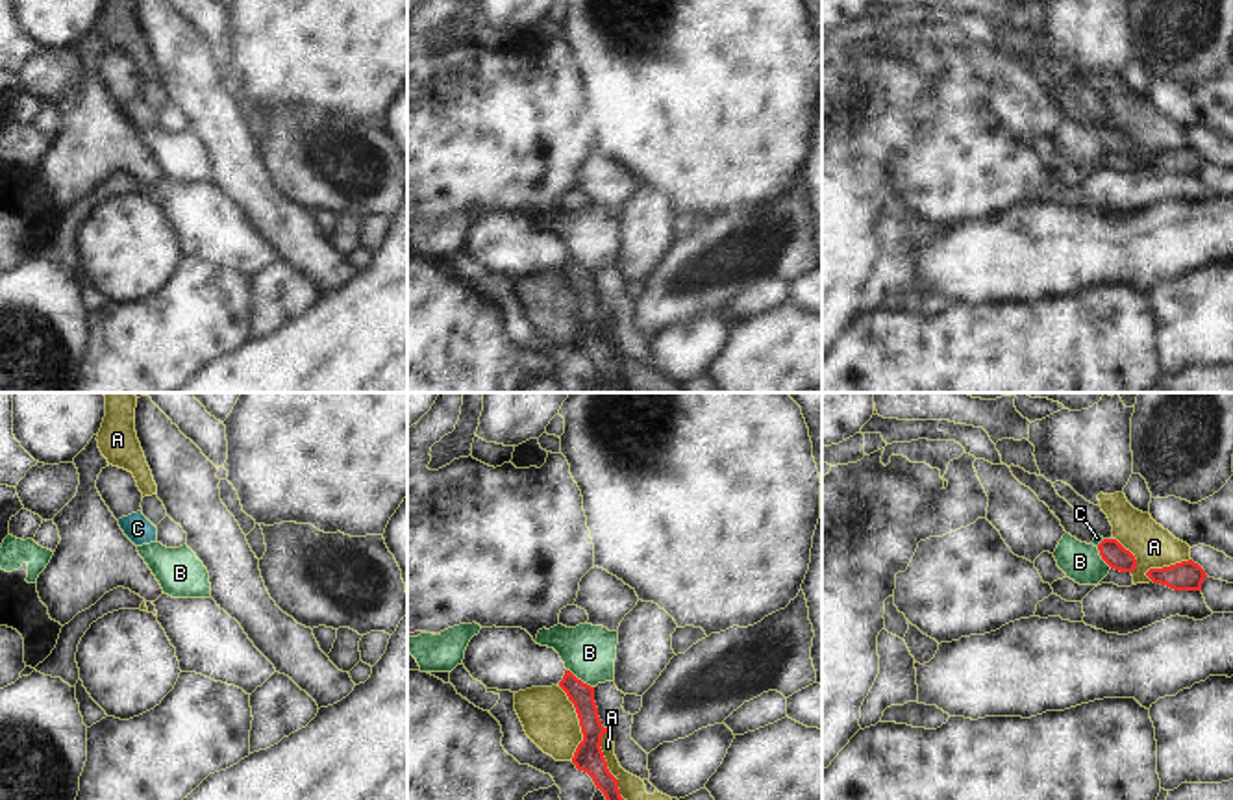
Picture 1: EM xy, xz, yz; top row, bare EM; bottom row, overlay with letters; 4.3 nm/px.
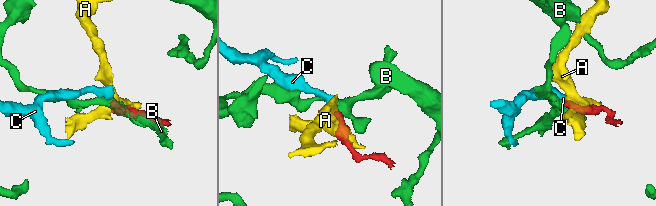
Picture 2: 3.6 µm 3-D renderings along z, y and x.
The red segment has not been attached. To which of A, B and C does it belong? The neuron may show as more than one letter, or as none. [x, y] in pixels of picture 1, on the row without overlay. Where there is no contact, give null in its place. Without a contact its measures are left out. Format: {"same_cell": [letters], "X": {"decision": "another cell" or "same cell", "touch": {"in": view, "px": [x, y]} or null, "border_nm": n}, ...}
{"same_cell": ["C"], "A": {"decision": "another cell", "touch": {"in": "xz", "px": [608, 354]}, "border_nm": 340}, "B": {"decision": "another cell", "touch": {"in": "xz", "px": [580, 265]}, "border_nm": 150}, "C": {"decision": "same cell", "touch": {"in": "yz", "px": [1102, 126]}, "border_nm": 50}}

